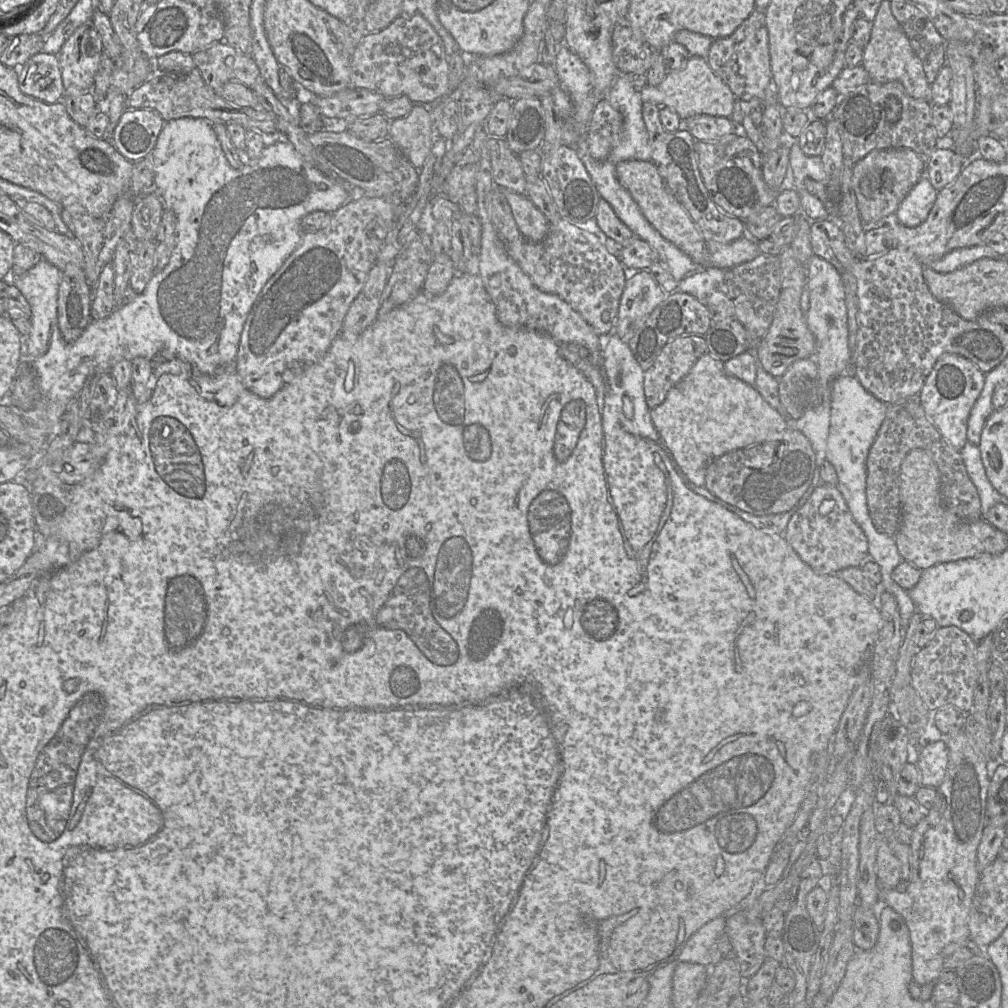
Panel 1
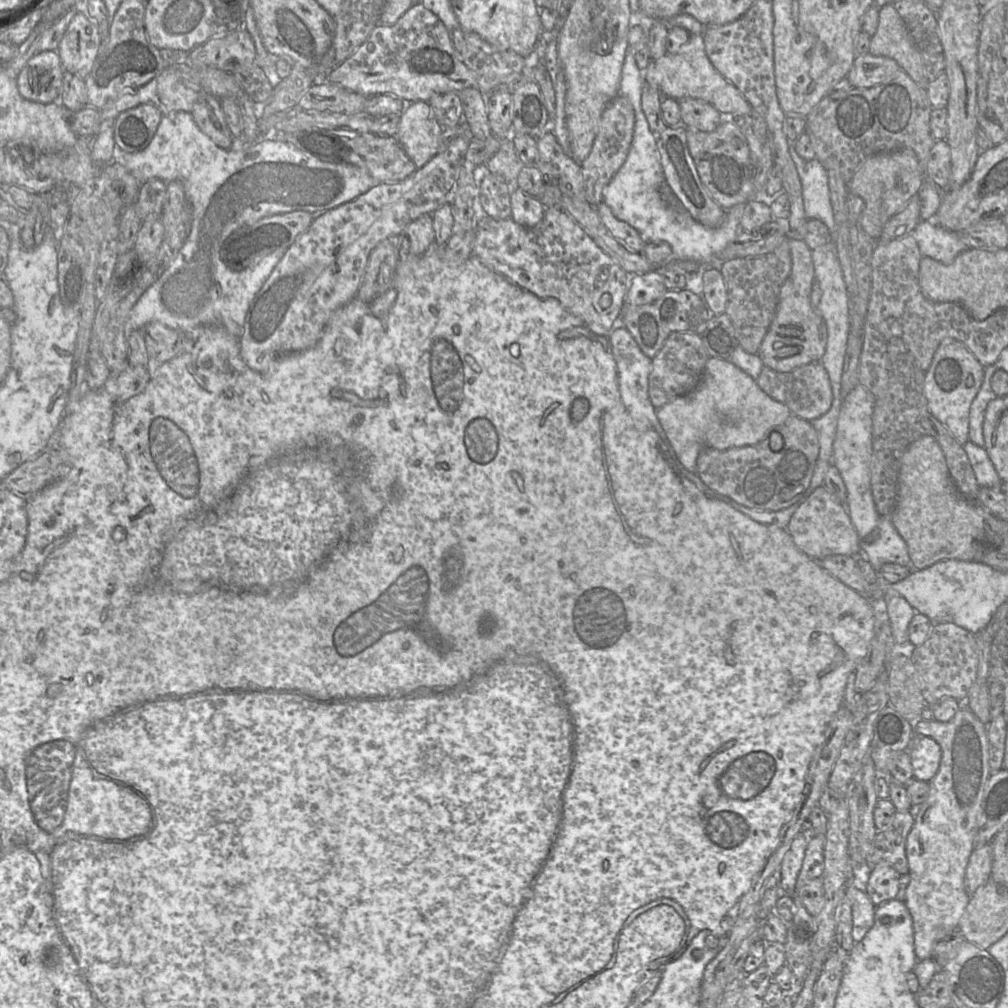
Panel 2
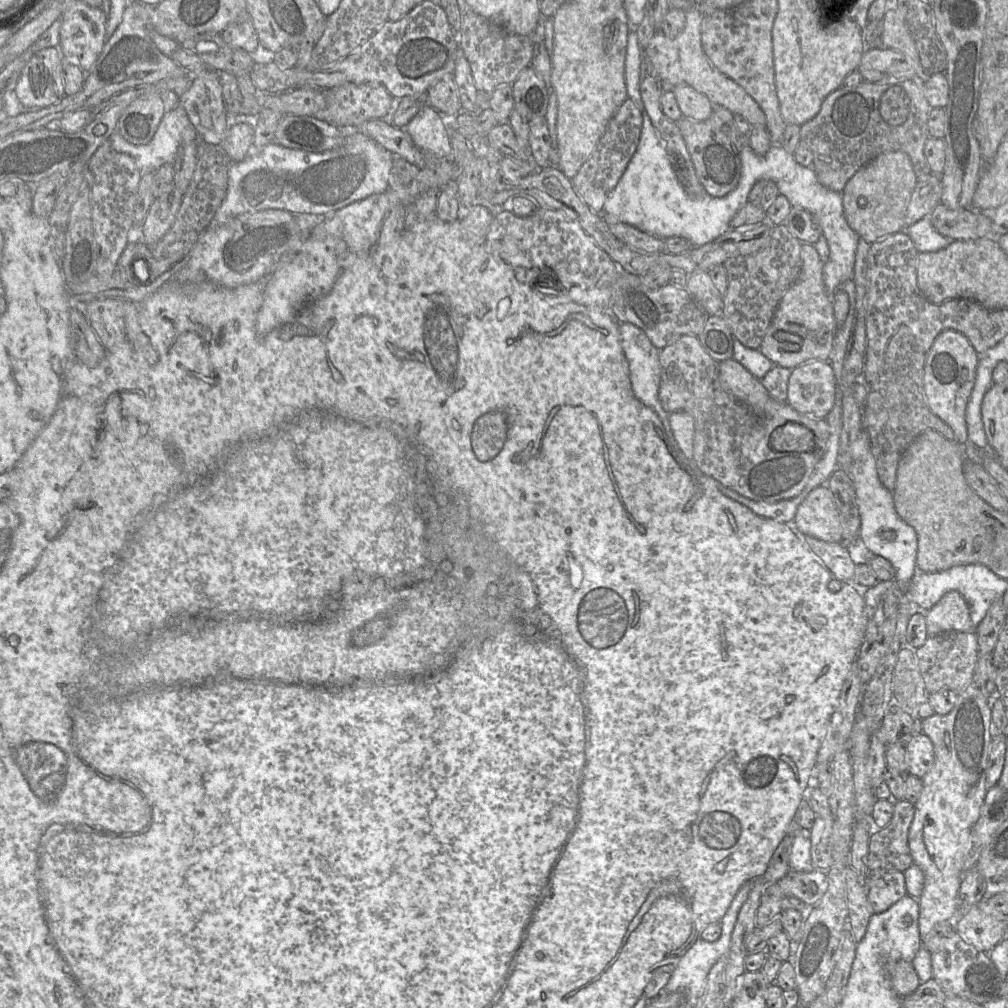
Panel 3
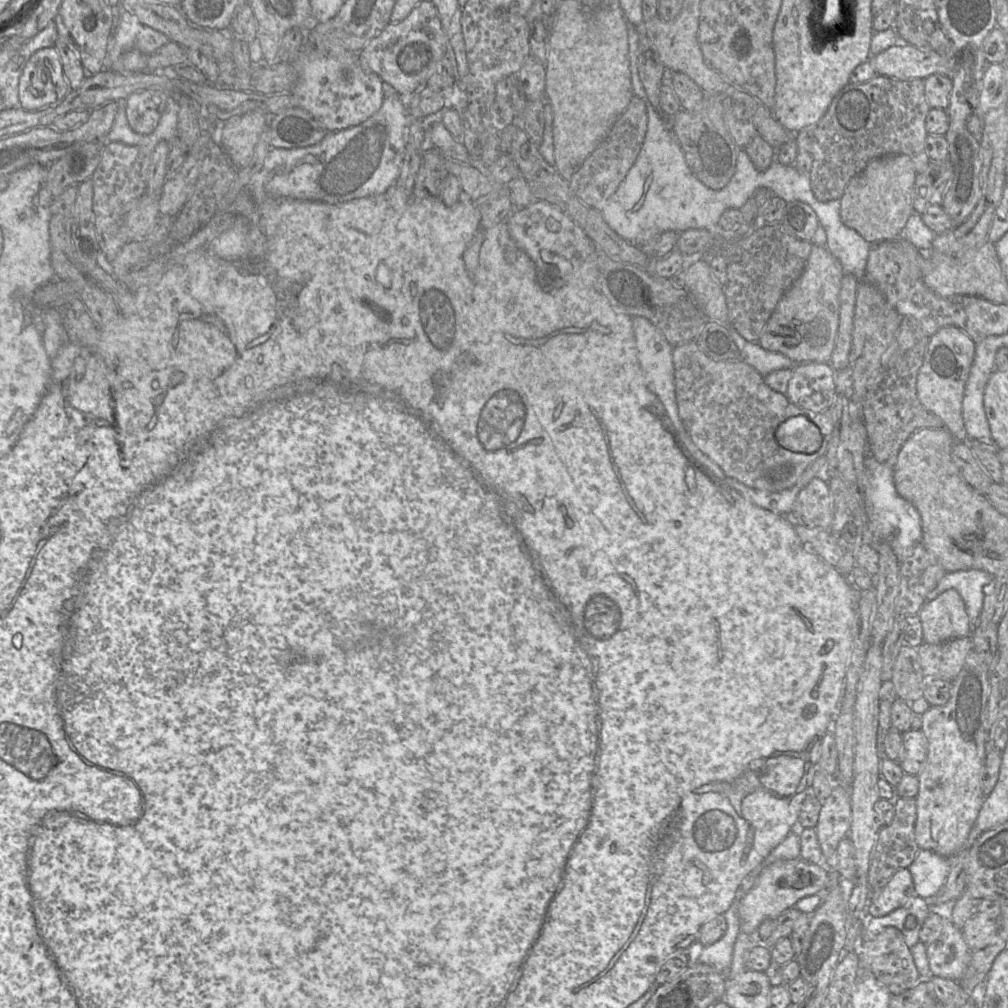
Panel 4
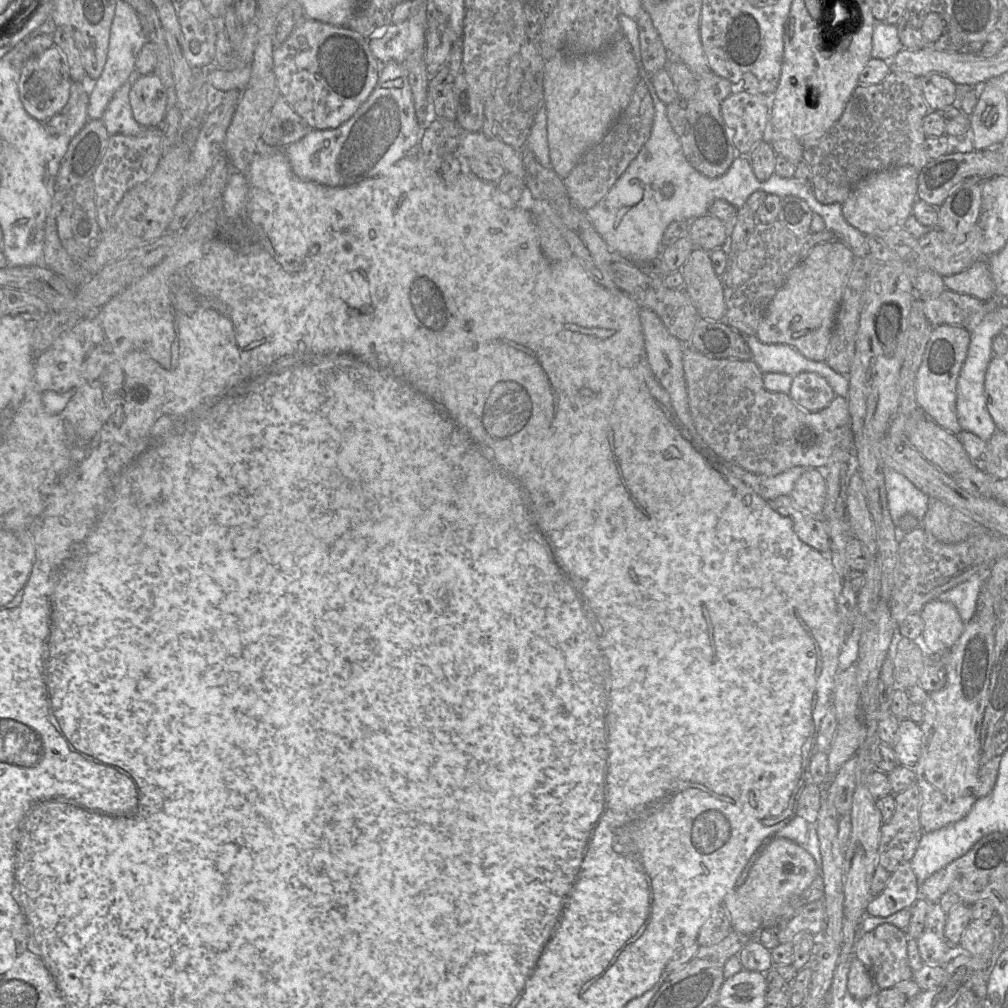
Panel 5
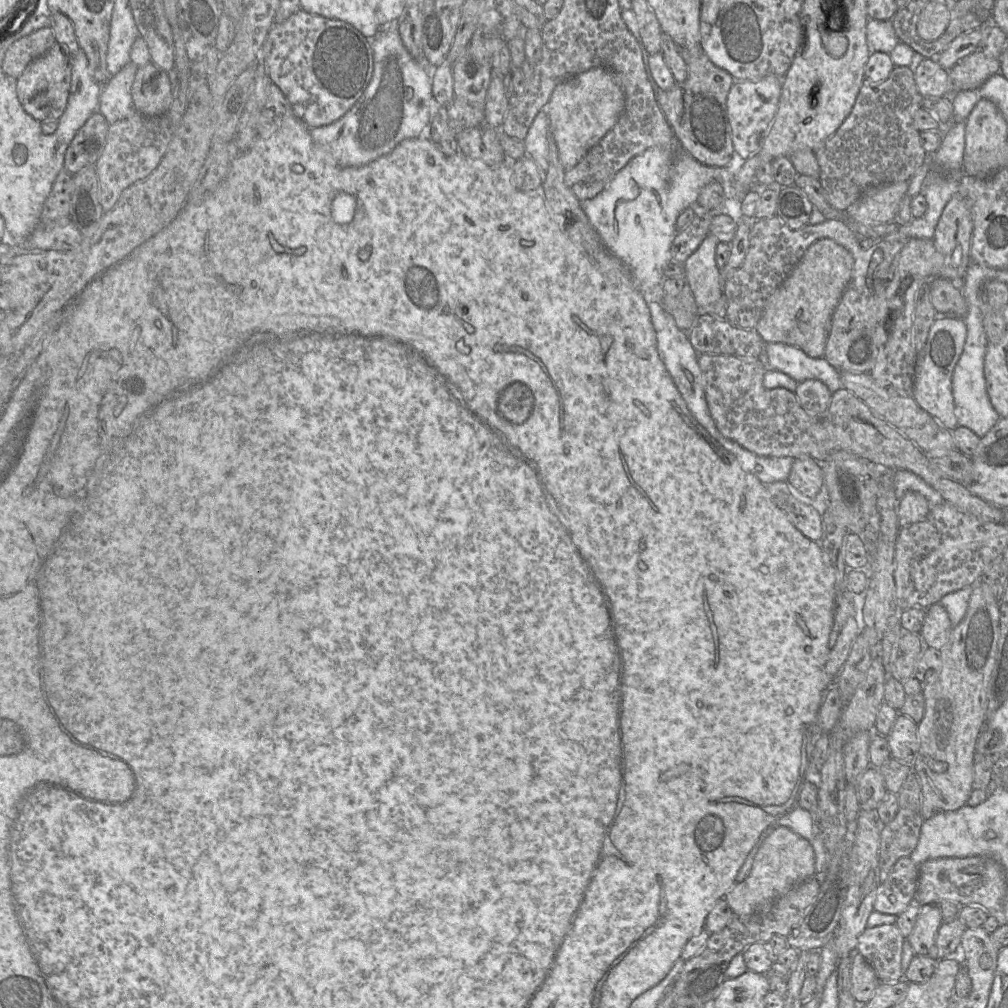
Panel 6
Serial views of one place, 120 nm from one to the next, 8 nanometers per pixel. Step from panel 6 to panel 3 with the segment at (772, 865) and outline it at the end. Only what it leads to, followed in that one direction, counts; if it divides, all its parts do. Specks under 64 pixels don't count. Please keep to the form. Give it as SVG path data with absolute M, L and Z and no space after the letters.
M813 869L809 872L789 871L783 878L766 887L765 894L776 897L794 896L814 906L828 888L827 871Z

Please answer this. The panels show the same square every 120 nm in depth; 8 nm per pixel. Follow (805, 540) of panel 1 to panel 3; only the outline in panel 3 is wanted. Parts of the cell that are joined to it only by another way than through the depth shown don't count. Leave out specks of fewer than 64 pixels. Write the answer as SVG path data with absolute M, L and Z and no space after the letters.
M826 484L813 489L798 506L792 525L803 535L825 542L842 543L840 515Z

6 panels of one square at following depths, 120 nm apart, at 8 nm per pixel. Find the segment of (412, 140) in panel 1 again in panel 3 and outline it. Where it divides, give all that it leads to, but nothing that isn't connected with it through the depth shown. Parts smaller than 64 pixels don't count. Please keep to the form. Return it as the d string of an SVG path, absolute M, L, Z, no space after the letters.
M427 102L404 129L422 151L437 157L451 157L448 121Z

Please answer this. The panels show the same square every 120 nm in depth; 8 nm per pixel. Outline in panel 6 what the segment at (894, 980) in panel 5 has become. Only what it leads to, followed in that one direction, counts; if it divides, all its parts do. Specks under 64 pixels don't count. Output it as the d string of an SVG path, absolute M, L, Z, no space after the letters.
M895 924L866 928L858 937L856 952L874 969L880 983L903 979L904 937Z

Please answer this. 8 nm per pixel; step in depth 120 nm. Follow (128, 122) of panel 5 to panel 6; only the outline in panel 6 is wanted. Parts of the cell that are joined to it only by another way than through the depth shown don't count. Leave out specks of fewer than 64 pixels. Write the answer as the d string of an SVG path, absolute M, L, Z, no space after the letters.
M129 62L117 74L101 84L98 111L109 124L134 114L131 88L138 67Z

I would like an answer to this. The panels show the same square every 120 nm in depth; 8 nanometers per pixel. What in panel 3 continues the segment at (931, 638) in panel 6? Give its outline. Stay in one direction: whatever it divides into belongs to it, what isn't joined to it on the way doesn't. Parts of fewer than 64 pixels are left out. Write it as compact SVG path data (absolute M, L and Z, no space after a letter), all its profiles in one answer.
M955 590L947 592L925 613L925 617L929 636L973 631L969 607L963 596Z

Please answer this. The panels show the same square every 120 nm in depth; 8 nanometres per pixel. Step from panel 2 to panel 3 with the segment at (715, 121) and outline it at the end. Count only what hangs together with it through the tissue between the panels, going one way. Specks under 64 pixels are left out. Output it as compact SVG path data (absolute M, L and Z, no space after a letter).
M680 83L673 87L673 93L683 117L704 121L711 116L714 105L704 94L693 87Z

